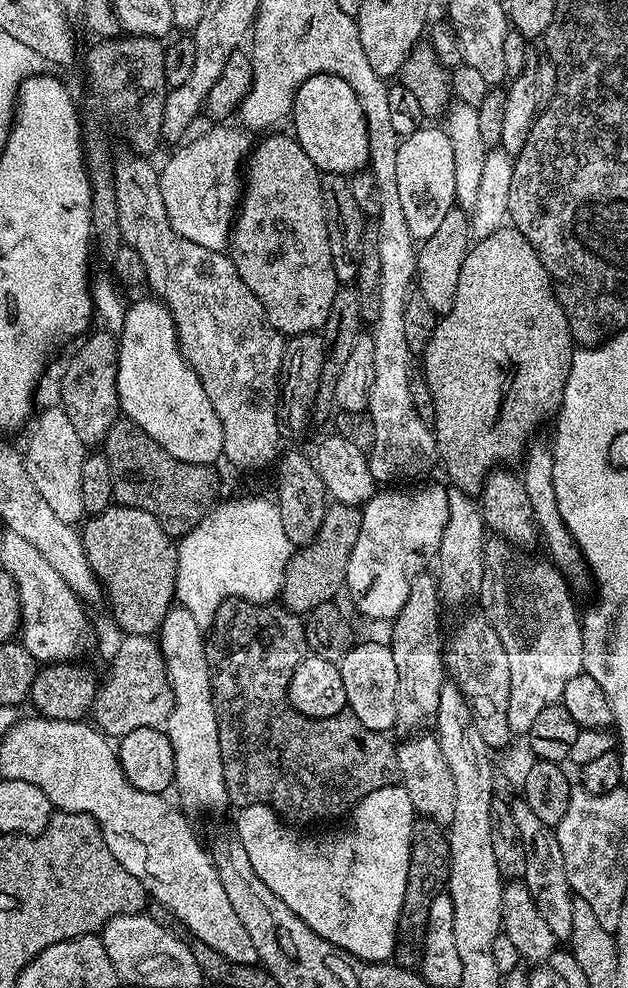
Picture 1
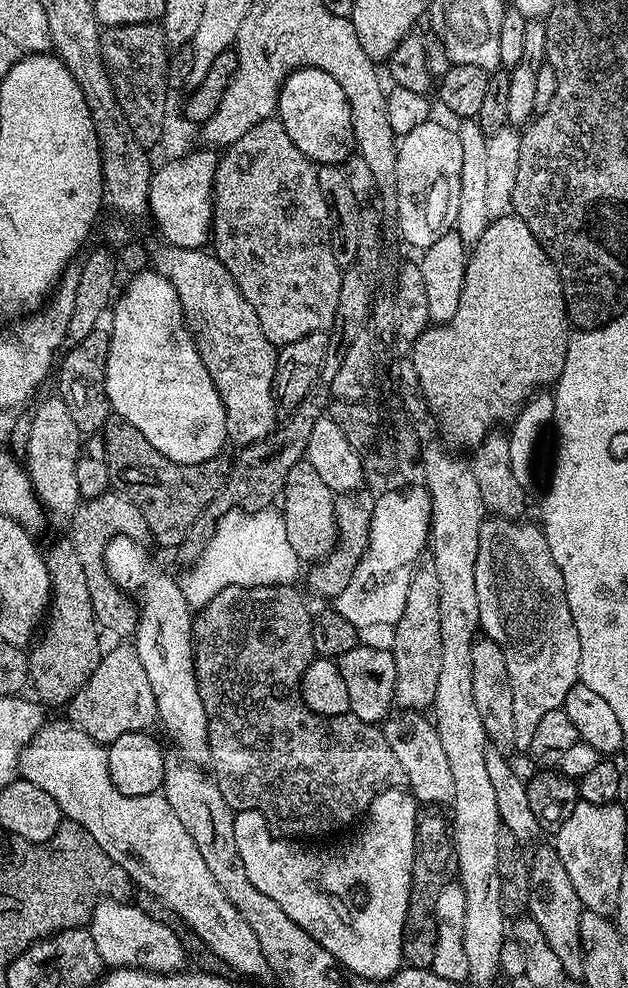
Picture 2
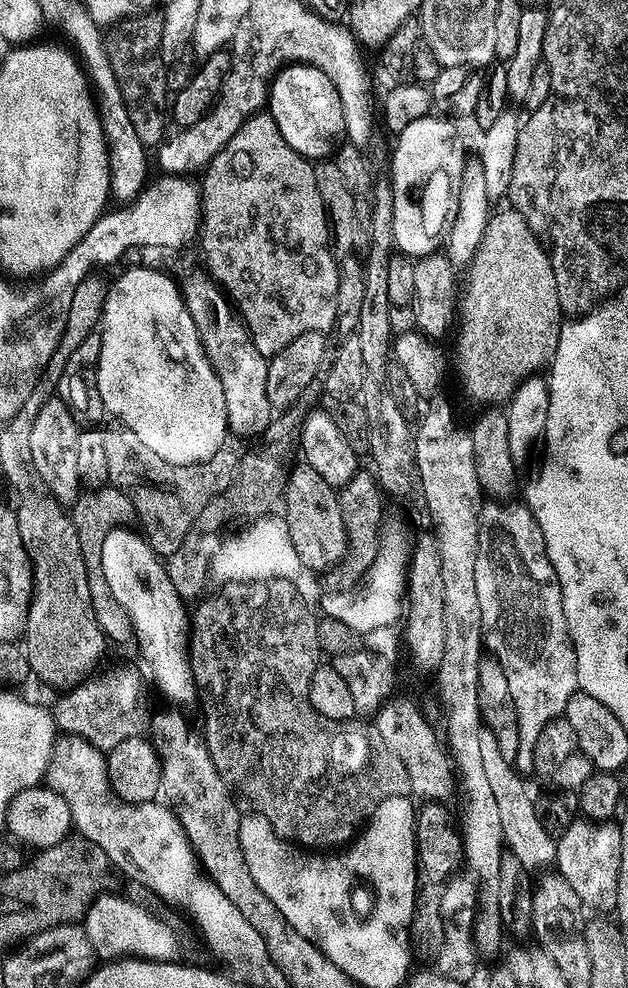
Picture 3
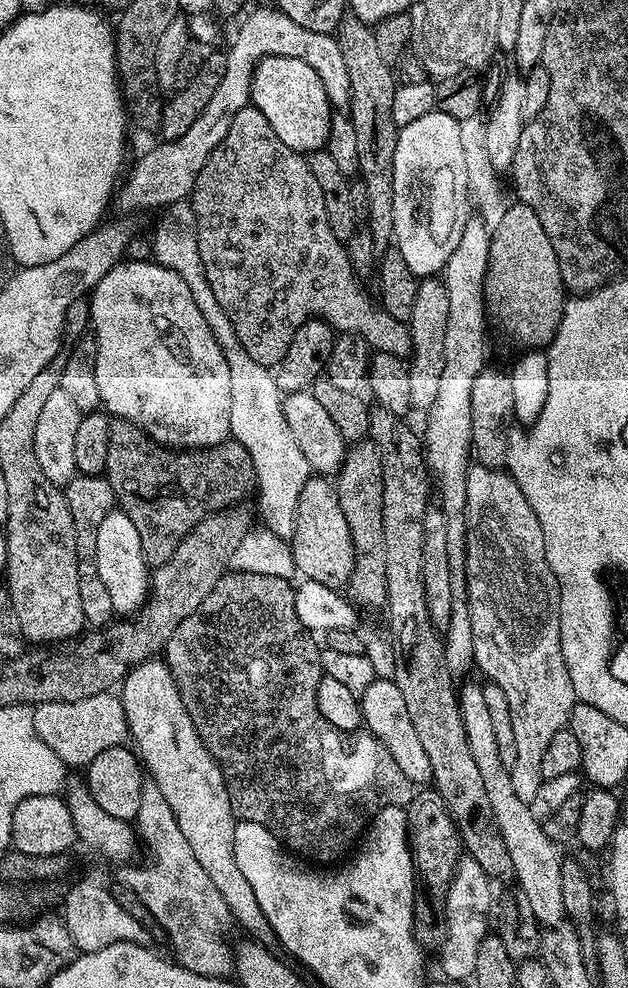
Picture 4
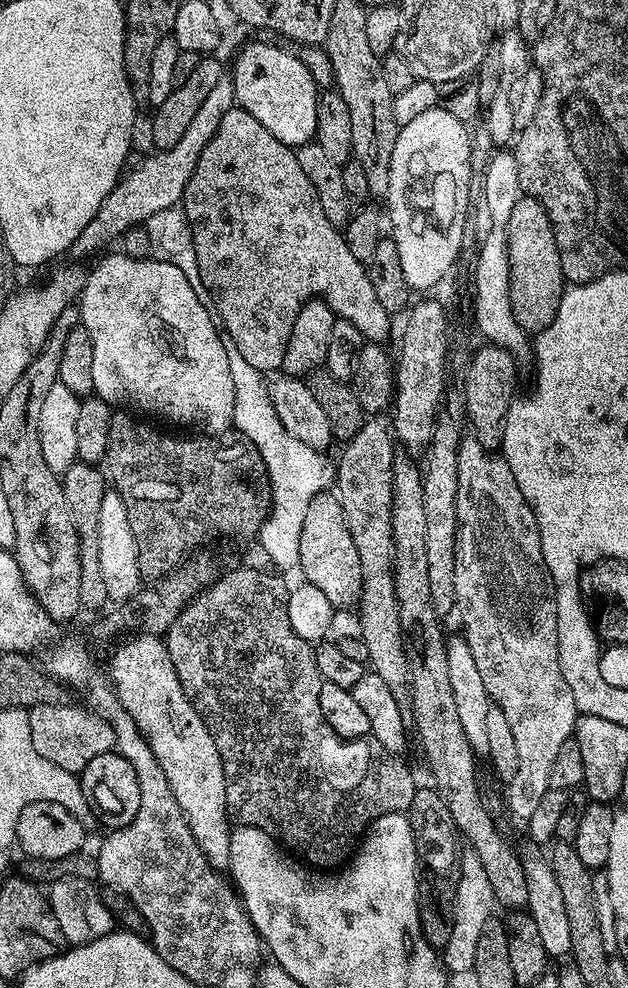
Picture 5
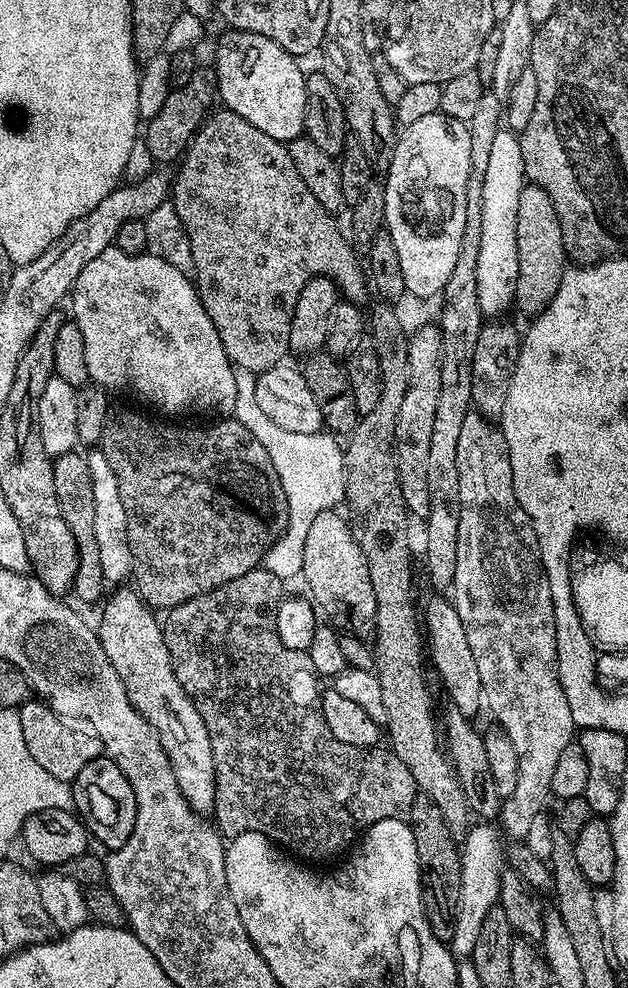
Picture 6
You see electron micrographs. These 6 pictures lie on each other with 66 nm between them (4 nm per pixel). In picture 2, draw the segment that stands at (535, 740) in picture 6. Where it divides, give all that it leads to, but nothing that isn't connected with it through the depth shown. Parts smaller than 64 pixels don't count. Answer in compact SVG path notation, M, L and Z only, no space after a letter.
M488 518L485 519L482 530L480 531L480 537L478 538L478 562L474 566L474 586L478 590L478 610L480 611L480 626L483 635L487 639L493 640L495 644L500 645L504 649L504 657L506 658L506 670L508 671L508 677L510 678L510 686L512 687L512 697L514 698L514 726L516 727L516 735L520 738L531 738L534 734L534 726L538 726L538 722L542 722L543 716L550 714L550 710L555 708L563 708L564 699L566 694L570 690L570 686L574 686L580 679L580 643L578 642L578 630L574 626L574 618L570 614L570 606L566 602L566 586L564 585L564 579L562 578L562 570L558 570L558 566L554 562L554 554L550 554L550 546L546 542L543 531L539 527L536 528L532 524L520 524L524 522L517 522L512 518Z

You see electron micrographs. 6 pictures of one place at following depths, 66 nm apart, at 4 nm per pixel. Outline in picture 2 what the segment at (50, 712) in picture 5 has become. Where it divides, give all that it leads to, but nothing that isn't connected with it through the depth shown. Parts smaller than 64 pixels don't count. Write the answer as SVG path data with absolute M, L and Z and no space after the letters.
M128 642L117 644L120 644L117 648L109 652L107 649L101 655L98 670L90 674L86 686L66 708L66 712L72 715L69 716L71 723L105 746L112 744L114 738L122 738L122 734L151 729L151 724L155 725L158 720L156 695L135 647Z

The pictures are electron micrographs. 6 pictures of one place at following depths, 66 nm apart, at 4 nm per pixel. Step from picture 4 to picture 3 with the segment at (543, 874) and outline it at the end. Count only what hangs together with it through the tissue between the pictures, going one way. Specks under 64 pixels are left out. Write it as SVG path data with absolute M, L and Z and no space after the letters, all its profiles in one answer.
M480 727L478 730L478 747L482 757L482 767L486 774L487 784L494 794L494 803L498 806L498 822L502 822L502 834L507 851L522 862L522 866L529 870L555 865L556 840L553 833L544 828L541 813L536 812L536 804L524 785L524 780L515 772L513 761L502 758L502 750L498 750L498 742L494 742L494 734L489 728Z

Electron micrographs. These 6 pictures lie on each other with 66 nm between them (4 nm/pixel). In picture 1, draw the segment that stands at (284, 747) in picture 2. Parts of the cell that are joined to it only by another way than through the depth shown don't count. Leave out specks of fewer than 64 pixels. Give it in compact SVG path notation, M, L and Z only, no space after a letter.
M227 600L218 606L218 610L212 619L211 628L207 629L204 638L204 653L206 654L206 666L210 670L210 686L212 687L212 705L214 714L218 718L218 746L222 750L222 774L226 778L226 790L228 791L228 804L237 808L265 804L270 806L285 821L296 826L308 824L311 820L324 820L327 816L340 816L347 813L357 800L361 800L366 794L374 790L382 790L386 786L397 783L400 778L400 763L396 757L397 745L388 741L389 737L383 732L366 730L362 722L350 711L342 711L330 718L310 718L292 708L288 701L288 682L292 677L294 667L294 655L292 656L292 644L298 646L304 644L304 622L297 613L285 608L279 602L255 604L249 600Z

